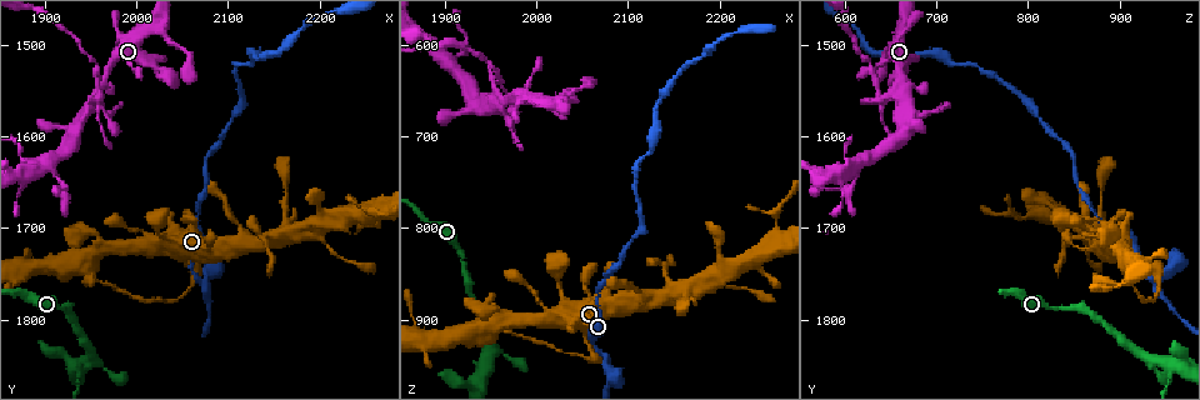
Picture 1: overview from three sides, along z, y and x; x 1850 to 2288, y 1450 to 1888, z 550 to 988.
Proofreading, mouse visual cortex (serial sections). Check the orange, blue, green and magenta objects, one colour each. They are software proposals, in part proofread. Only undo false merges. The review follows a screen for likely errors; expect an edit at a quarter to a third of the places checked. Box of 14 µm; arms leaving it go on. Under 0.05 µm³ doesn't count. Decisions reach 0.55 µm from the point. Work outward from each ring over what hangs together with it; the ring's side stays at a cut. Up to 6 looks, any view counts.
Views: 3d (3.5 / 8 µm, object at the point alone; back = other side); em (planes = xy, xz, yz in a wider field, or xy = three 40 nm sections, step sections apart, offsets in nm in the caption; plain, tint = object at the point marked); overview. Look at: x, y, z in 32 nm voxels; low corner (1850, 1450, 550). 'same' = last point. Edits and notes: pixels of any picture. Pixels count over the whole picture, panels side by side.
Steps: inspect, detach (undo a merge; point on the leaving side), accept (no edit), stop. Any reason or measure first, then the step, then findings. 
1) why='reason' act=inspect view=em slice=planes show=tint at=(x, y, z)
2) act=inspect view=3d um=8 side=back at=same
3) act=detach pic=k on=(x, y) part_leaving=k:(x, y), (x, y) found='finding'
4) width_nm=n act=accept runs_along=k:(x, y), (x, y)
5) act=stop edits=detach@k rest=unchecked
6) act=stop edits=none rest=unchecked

why='abrupt turn' act=inspect view=3d um=3.5 at=(1920, 1655, 605)

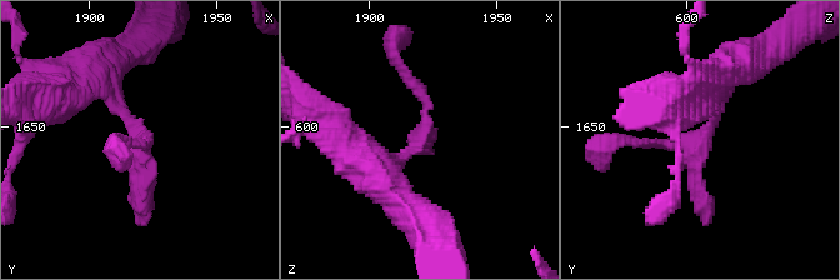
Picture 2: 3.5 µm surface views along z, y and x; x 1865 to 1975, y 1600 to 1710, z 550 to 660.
why='now the EM' act=inspect view=em slice=planes show=tint at=(1919, 1656, 605)

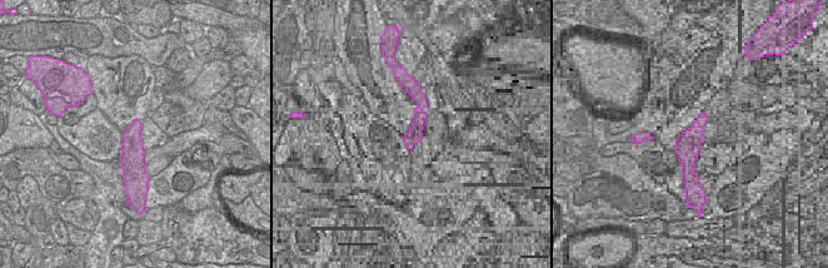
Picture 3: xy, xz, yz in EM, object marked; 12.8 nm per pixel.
width_nm=300 act=accept runs_along=2:(726, 70), (698, 143), (624, 139) found='continuous, no second cell'

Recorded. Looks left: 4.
act=inspect view=3d um=3.5 side=back at=(1955, 1560, 635)

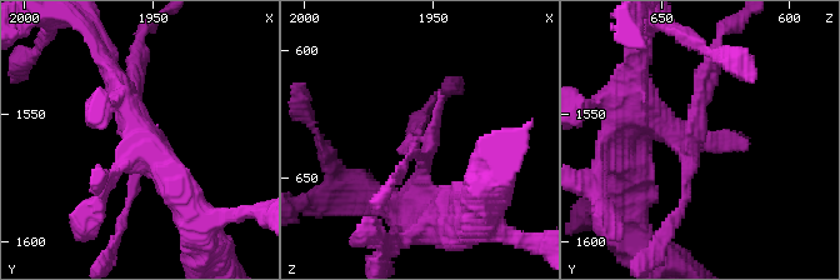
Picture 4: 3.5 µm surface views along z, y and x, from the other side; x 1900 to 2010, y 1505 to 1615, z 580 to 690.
why='now the EM' act=inspect view=em slice=xy step=5 show=plain at=(1954, 1561, 636)

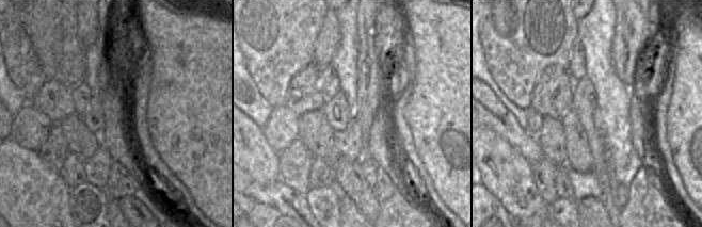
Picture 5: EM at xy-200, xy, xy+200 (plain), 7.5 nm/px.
act=inspect view=em slice=xy step=5 show=tint at=same

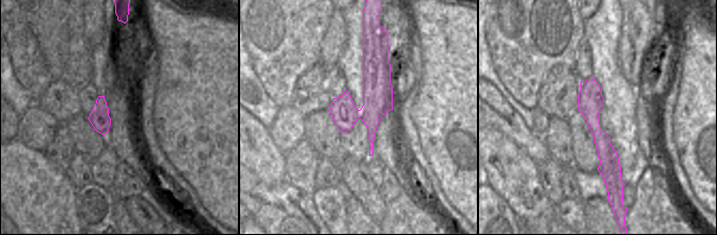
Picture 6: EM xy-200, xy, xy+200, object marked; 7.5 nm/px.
act=detach pic=4 on=(708, 90) border=6:(607, 136), (596, 136), (594, 138) found='a second cell is stuck on'

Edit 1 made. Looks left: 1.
act=stop edits=detach@4 rest=unchecked

